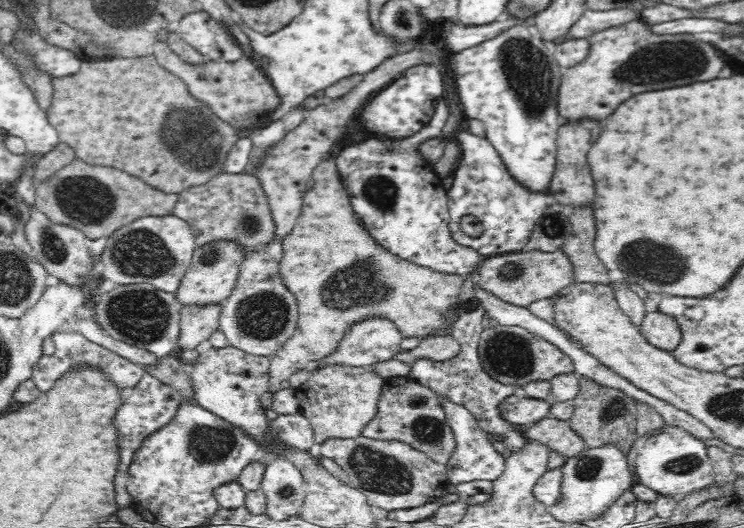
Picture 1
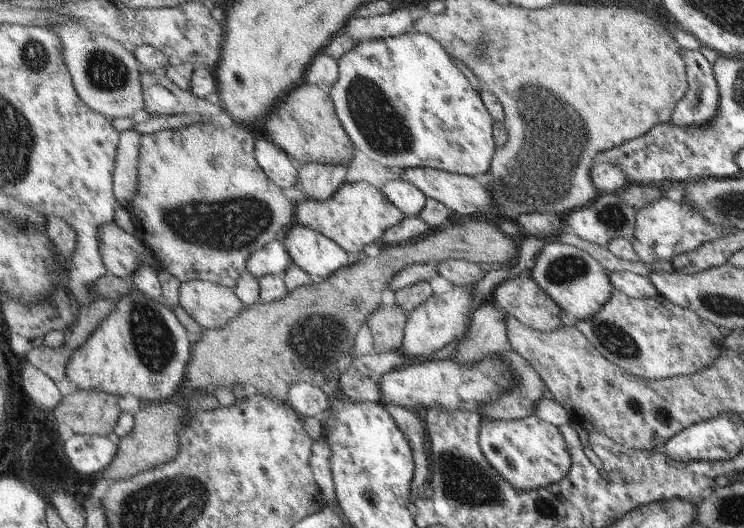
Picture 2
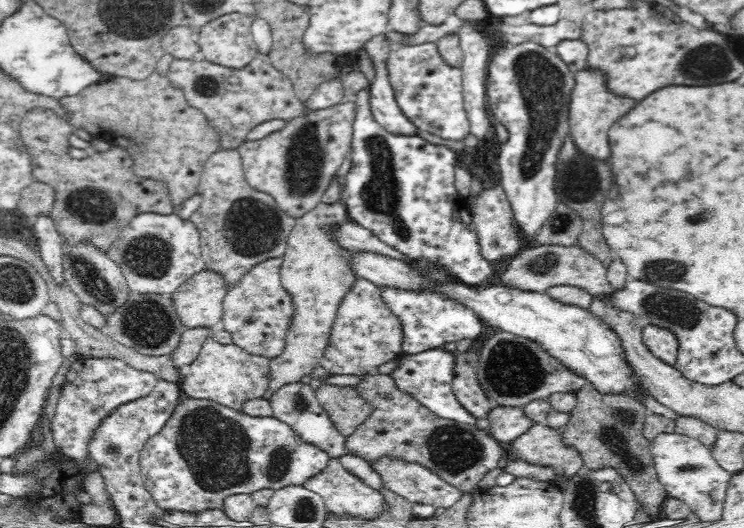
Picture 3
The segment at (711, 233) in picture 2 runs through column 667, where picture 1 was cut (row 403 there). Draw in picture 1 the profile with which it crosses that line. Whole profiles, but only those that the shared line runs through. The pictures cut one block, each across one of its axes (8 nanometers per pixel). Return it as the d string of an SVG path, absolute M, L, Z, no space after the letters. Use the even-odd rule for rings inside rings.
M232 345L226 348L211 347L204 352L196 353L195 363L187 369L191 376L193 401L231 424L242 427L248 435L256 437L258 441L265 441L269 437L267 429L271 414L260 401L260 396L269 391L269 357L251 355Z

